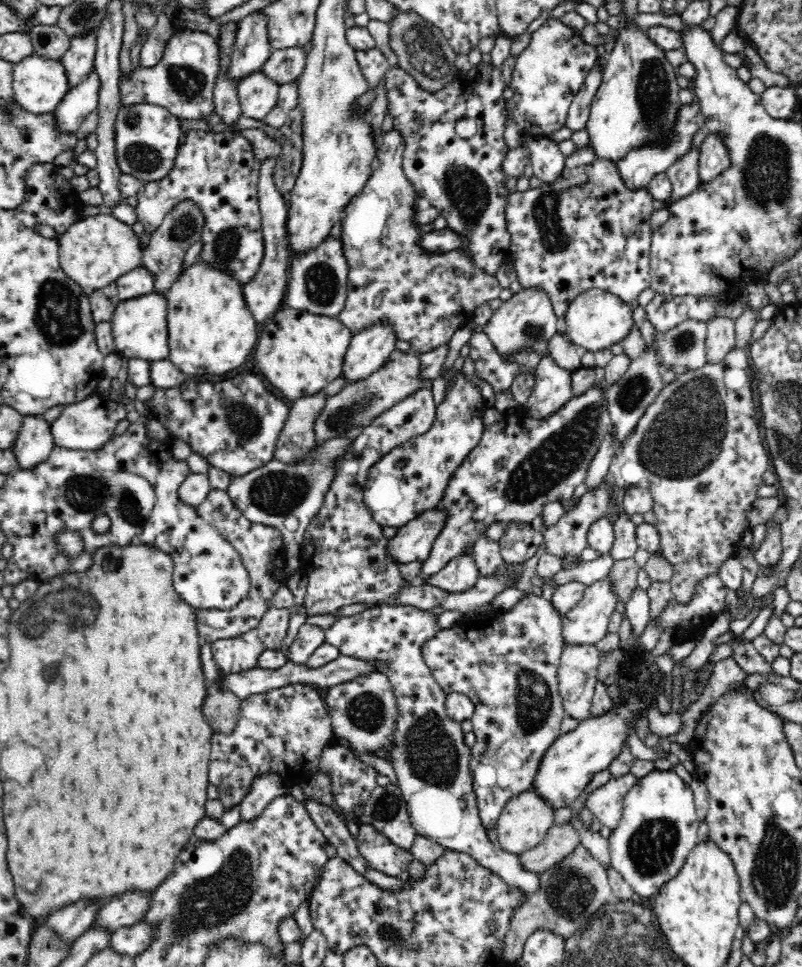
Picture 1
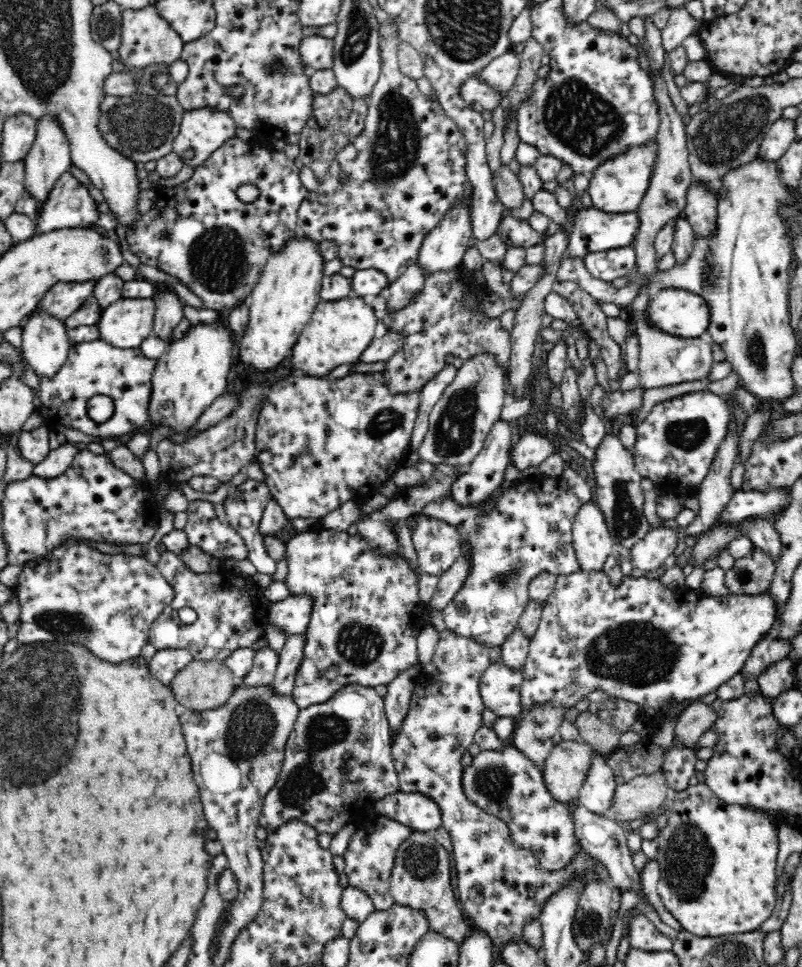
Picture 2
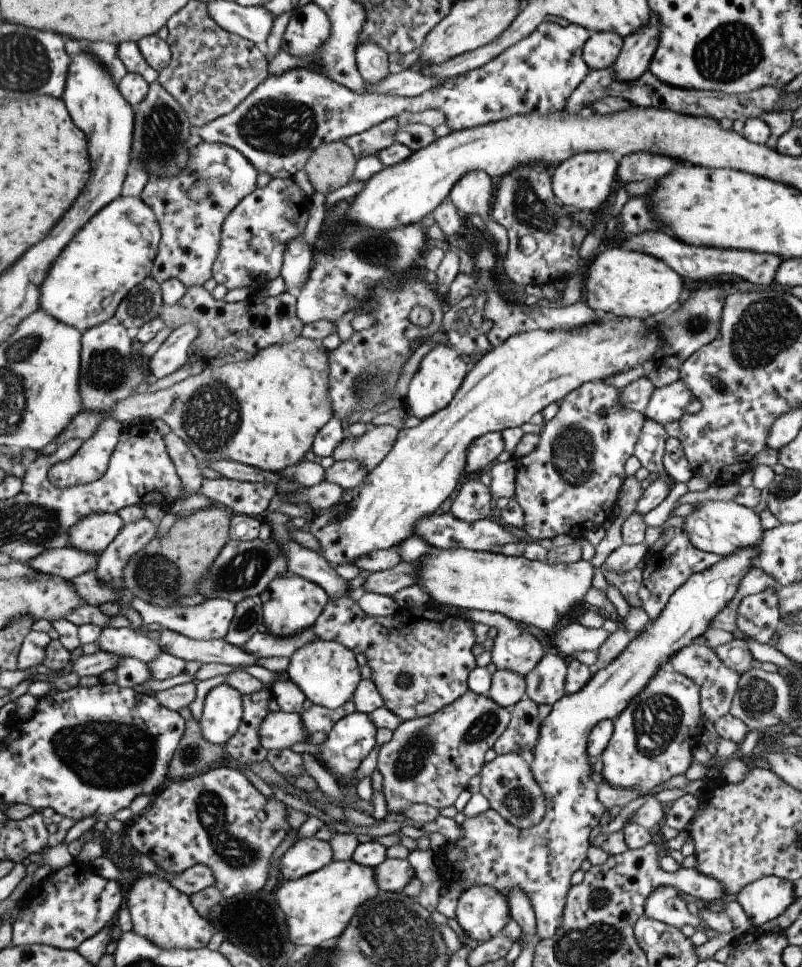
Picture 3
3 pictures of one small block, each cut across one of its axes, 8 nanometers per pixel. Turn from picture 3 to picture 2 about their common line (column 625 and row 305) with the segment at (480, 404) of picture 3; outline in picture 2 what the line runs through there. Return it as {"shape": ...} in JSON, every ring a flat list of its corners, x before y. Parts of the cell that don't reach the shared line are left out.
{"shape":[[350,296,342,300,321,301,314,309,309,323,302,329,290,362,296,370,302,370,307,377,326,377,334,368,345,362,358,362,372,339,379,319,368,299]]}

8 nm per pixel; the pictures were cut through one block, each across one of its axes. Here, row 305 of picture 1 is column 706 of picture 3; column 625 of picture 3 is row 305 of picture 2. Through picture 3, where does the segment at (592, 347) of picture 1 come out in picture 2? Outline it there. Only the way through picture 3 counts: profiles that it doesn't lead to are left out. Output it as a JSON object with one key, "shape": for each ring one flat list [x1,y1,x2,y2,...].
{"shape":[[669,289,650,296,643,321,672,336,698,338,706,335,709,312,701,296]]}

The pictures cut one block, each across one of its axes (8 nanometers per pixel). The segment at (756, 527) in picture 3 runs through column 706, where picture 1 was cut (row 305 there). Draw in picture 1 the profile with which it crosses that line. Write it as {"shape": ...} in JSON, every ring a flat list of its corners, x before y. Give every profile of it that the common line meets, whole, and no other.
{"shape":[[522,287,493,311,490,321,483,326,483,331,489,336,501,356,512,356,520,350,539,352,543,356,548,355,546,342,560,332,560,324,545,290]]}

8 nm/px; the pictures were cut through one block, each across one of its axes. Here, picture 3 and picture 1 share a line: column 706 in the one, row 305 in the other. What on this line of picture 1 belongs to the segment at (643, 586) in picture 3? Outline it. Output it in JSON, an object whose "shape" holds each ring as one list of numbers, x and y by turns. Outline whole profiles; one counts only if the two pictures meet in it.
{"shape":[[590,142,582,148,576,146,574,152,570,154,570,156,566,156,564,168,562,168,562,172,558,174,556,180,552,180,552,182,542,182,538,188,530,188,526,190,526,192,512,192,509,194,508,200,506,200,505,217,507,231,510,233,511,238,509,251,511,252,511,260,514,263,518,276,517,280,520,281,520,285,522,285,523,288,536,287,545,290,550,297,560,325,562,325,564,321,564,312,566,312,568,304,584,291,606,291,618,296,618,298,622,299,622,303,629,305,634,303,637,301,640,292,651,288,650,257,651,236,653,232,650,229,650,214,655,210,654,206,652,206,652,199,653,196,648,192,647,188,628,188,625,180,620,176,616,161,600,158,596,155,596,151,594,151,594,147,592,147]]}

